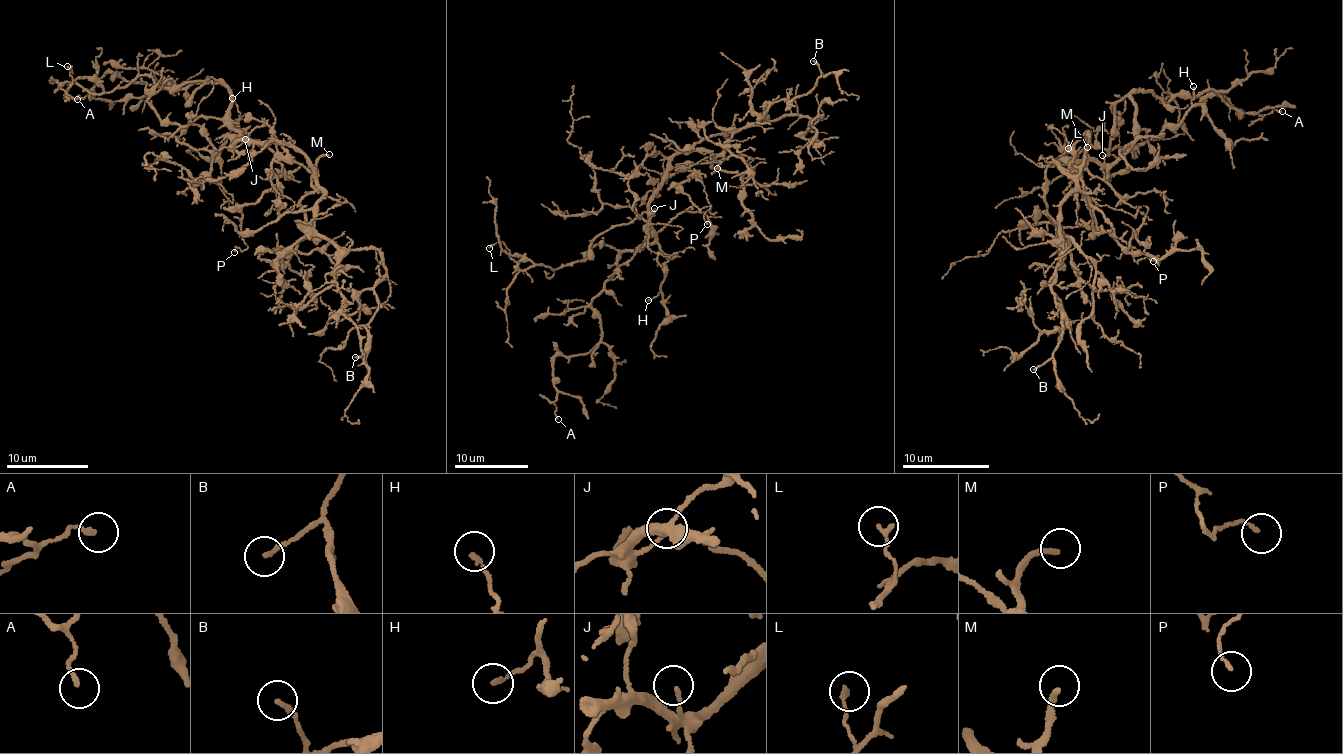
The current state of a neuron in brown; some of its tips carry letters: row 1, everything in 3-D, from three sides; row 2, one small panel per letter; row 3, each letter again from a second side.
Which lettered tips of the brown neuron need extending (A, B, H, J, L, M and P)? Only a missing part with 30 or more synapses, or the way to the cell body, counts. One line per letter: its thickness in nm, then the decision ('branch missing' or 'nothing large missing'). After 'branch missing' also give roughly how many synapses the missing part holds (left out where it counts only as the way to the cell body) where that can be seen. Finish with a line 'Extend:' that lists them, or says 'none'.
A: 160 nm thick; nothing large missing
B: 190 nm thick; nothing large missing
H: 150 nm thick; nothing large missing
J: 130 nm thick; nothing large missing
L: 170 nm thick; nothing large missing
M: 200 nm thick; branch missing
P: 120 nm thick; nothing large missing
Extend: M

